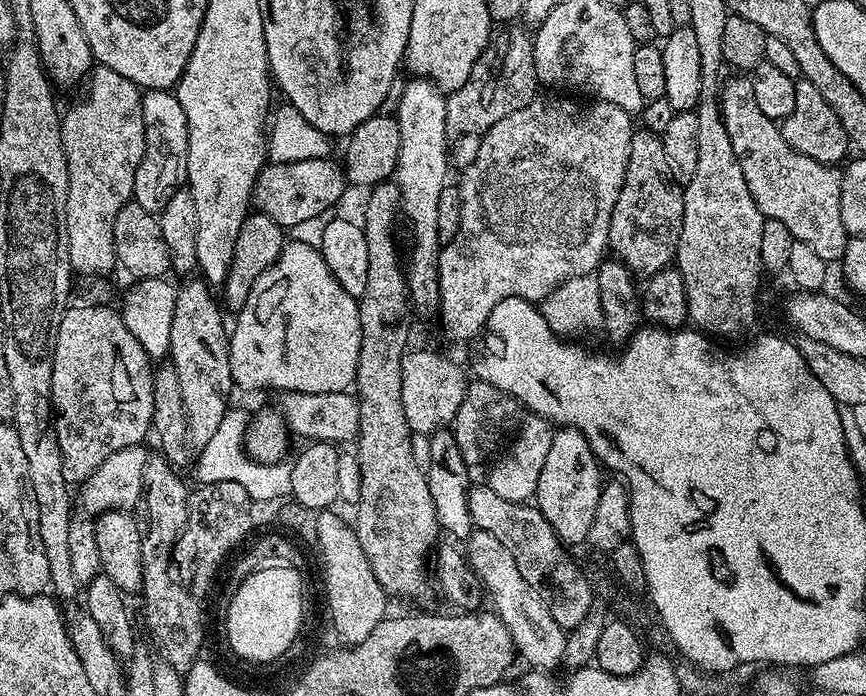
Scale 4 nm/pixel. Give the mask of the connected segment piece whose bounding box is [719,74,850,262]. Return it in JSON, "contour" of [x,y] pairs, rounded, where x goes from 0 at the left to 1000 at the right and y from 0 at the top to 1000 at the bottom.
{"contour":[[[859,106],[846,111],[846,115],[835,116],[830,136],[831,158],[843,207],[875,302],[886,315],[903,319],[919,348],[934,351],[954,376],[973,375],[982,341],[972,325],[971,249],[962,237],[950,236],[917,216],[917,210],[903,198],[901,178],[875,158],[867,114]]]}

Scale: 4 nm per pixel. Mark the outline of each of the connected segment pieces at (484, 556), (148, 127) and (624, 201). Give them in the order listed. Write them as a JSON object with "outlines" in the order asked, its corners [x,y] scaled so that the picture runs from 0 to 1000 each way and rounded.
{"outlines":[[[[562,767],[544,769],[539,774],[539,783],[545,783],[545,795],[539,795],[538,803],[540,815],[546,816],[553,830],[558,849],[568,855],[567,872],[584,905],[589,905],[591,921],[597,938],[602,944],[606,943],[611,948],[611,955],[618,957],[624,963],[637,963],[645,948],[652,947],[651,921],[654,918],[652,904],[640,894],[640,882],[630,876],[630,865],[621,859],[617,849],[617,842],[603,830],[603,823],[598,820],[598,807],[594,807],[594,796],[575,779],[575,773]]],[[[178,126],[167,131],[164,136],[164,175],[166,177],[166,226],[155,250],[155,273],[152,287],[164,302],[182,307],[201,284],[203,276],[214,269],[217,256],[217,182],[215,181],[215,164],[210,159],[210,149],[206,147],[202,131],[188,126]]],[[[731,188],[718,273],[704,313],[702,356],[706,366],[736,398],[754,397],[779,375],[788,336],[789,279],[789,269],[774,239],[774,227],[769,227],[766,200],[756,190]]]]}

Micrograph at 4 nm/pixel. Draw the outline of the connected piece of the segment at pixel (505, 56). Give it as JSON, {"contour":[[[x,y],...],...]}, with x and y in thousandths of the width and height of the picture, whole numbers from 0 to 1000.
{"contour":[[[600,37],[579,39],[564,53],[564,65],[557,72],[552,89],[547,89],[547,101],[543,101],[543,112],[538,112],[538,119],[516,139],[515,187],[518,197],[538,193],[554,195],[564,190],[570,175],[580,175],[584,164],[594,164],[594,158],[620,142],[621,116],[614,76],[615,53],[611,47],[609,52],[604,39],[596,39]]]}

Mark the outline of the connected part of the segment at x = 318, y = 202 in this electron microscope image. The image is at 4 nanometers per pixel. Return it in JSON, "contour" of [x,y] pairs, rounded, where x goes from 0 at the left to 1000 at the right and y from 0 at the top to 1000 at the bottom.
{"contour":[[[353,227],[349,233],[330,233],[329,236],[306,234],[291,273],[291,293],[294,303],[306,305],[312,313],[316,313],[316,319],[321,319],[324,328],[335,330],[344,319],[366,312],[372,303],[387,300],[388,292],[397,282],[397,270],[400,272],[398,243],[389,231],[388,236],[383,227]]]}

